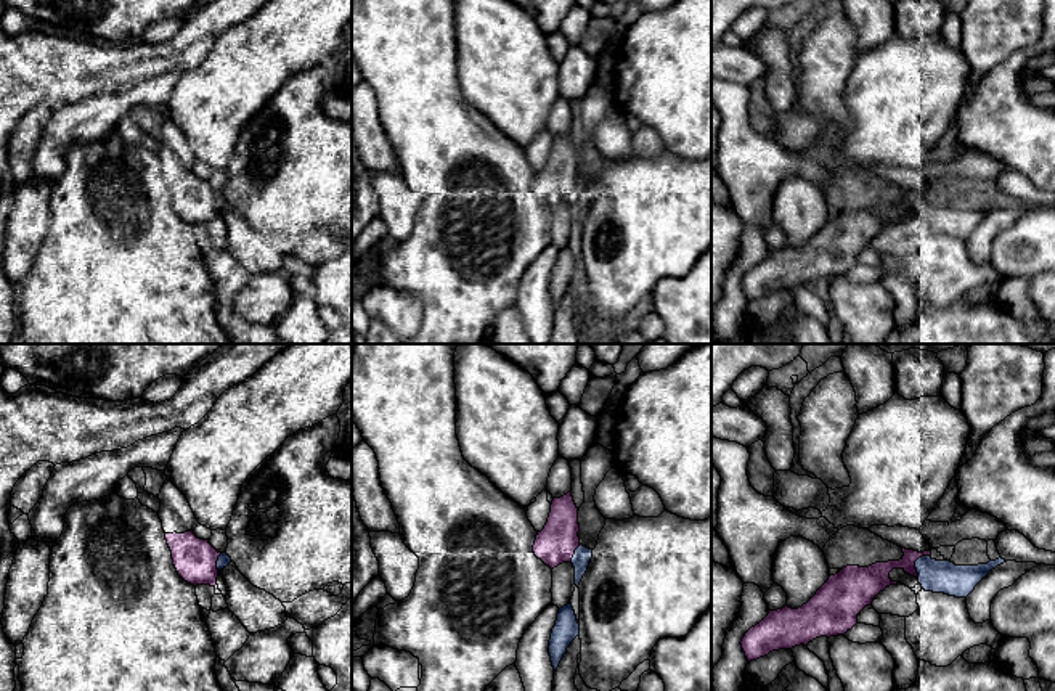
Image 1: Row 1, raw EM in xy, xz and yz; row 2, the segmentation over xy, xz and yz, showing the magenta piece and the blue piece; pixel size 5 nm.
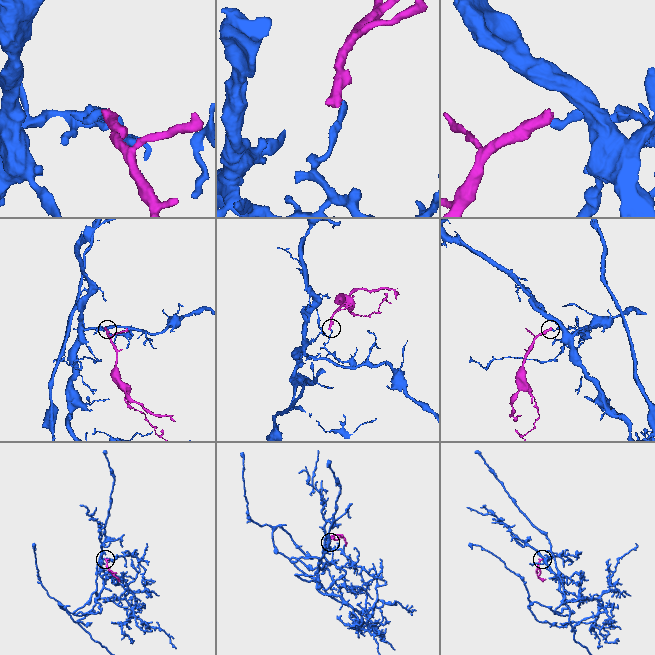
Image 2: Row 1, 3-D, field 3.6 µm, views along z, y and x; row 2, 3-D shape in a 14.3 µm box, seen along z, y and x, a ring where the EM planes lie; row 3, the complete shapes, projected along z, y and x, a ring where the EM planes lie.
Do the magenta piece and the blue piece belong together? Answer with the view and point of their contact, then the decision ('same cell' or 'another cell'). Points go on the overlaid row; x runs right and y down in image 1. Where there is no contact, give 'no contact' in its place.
contact yz (914, 563); same cell

